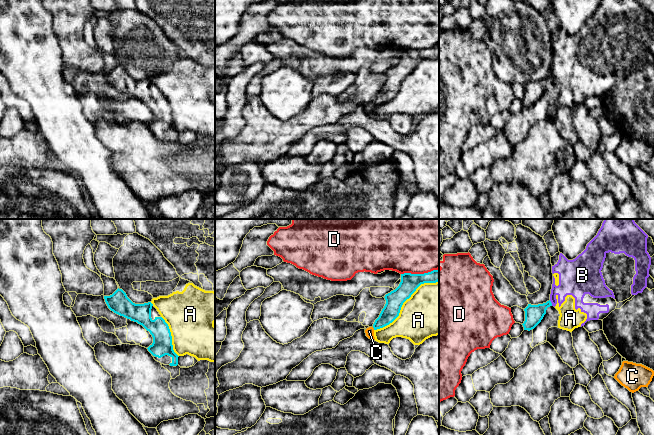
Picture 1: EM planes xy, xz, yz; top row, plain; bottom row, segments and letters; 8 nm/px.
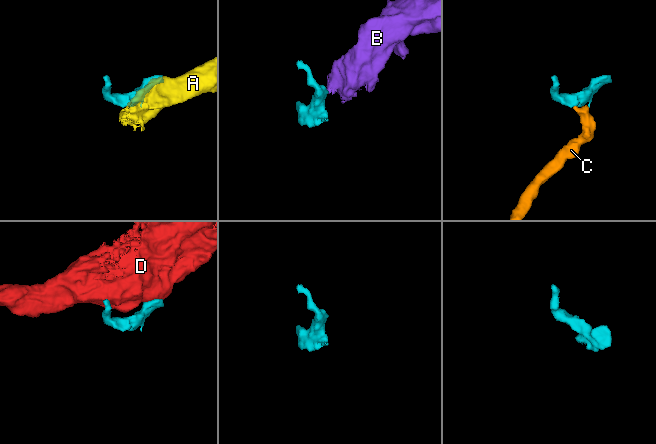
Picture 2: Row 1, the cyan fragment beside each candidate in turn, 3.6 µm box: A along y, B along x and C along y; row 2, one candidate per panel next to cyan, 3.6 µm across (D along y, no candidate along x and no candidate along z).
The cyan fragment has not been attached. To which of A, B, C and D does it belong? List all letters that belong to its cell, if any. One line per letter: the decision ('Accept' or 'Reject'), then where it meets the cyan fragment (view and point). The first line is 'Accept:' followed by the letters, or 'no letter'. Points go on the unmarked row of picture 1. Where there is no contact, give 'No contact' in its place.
Accept: C
A: Reject. Touches cyan at xz (403, 78)
B: Reject. Touches cyan at yz (551, 79)
C: Accept. Touches cyan at xz (373, 103)
D: Reject. Touches cyan at xz (419, 50)

